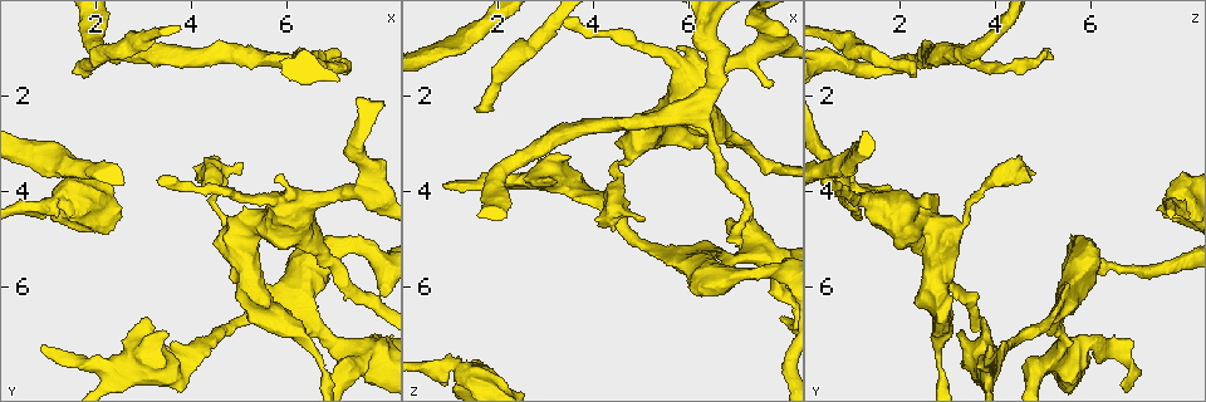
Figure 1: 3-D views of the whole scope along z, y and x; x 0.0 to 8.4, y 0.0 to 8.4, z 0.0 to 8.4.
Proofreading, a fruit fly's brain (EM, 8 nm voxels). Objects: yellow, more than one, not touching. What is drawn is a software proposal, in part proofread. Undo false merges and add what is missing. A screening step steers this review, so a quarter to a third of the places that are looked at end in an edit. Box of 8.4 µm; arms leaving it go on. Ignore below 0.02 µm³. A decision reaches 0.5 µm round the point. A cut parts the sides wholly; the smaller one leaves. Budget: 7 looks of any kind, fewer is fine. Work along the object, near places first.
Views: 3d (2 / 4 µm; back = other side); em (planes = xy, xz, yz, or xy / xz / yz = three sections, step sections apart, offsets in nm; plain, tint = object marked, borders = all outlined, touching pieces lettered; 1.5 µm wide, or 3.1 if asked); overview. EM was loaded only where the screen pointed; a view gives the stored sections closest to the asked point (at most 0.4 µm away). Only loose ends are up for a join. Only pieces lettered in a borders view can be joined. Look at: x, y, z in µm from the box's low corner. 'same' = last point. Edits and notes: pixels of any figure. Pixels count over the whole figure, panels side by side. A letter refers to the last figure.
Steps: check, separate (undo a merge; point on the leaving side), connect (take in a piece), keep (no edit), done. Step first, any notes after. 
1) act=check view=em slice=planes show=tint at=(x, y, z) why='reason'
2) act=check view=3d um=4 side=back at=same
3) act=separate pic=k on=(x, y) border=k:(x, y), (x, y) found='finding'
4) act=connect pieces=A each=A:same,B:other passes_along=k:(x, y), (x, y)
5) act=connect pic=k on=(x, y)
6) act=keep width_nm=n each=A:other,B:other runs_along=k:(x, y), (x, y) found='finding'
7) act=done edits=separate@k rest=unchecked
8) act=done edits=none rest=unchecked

act=check view=em slice=planes show=borders at=(5.05, 3.40, 4.50) why='free end'

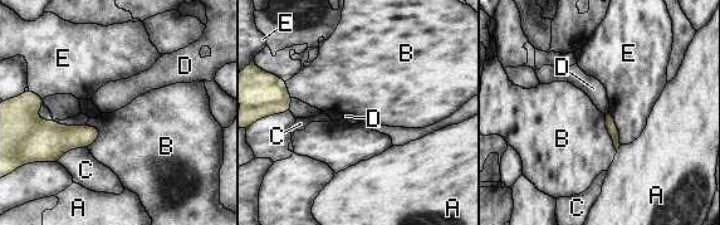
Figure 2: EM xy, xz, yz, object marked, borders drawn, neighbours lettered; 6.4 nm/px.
act=keep longest_contact=B:260nm each=A:other,B:other,C:other,D:other,E:other found='no lettered piece goes on from it'

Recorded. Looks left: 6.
act=check view=em slice=planes show=borders at=(1.55, 1.50, 2.20) why='branch stops here'

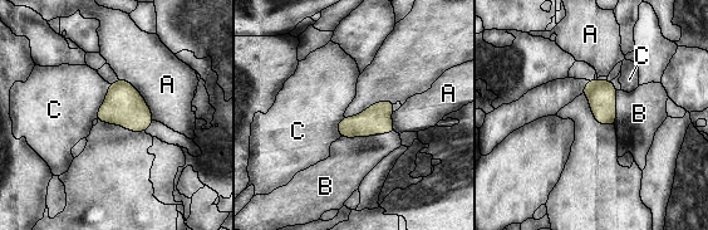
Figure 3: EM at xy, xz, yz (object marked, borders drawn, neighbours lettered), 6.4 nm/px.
act=connect pieces=B each=A:other,B:same,C:other passes_along=3:(377, 120), (368, 136), (350, 160) found='it goes on there'

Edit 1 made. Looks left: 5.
act=check view=3d um=4 at=(3.55, 6.95, 3.30) why='branch stops here'

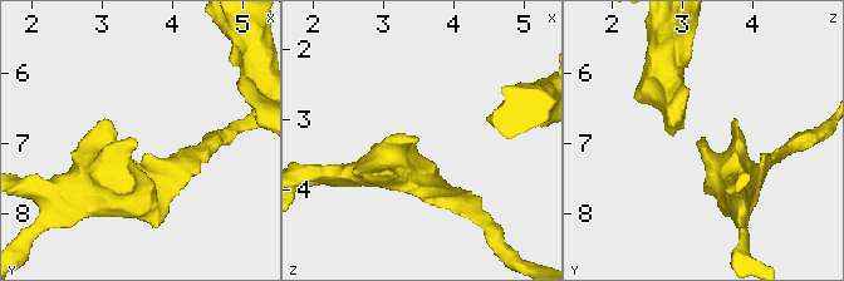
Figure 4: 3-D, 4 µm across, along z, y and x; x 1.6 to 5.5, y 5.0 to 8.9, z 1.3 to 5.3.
act=check view=em slice=xy step=4 show=borders at=(3.50, 6.95, 3.30)

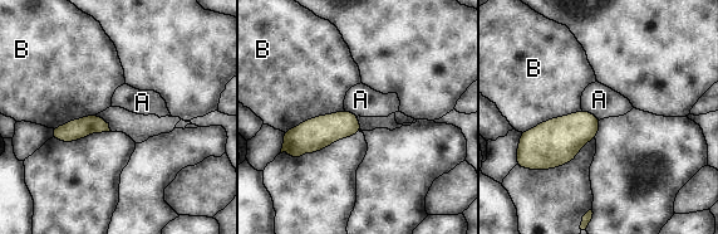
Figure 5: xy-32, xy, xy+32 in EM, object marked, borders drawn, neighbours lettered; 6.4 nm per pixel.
act=check view=em slice=planes show=borders at=same why='cut it another way'

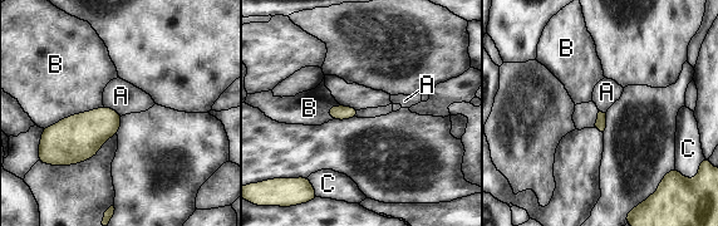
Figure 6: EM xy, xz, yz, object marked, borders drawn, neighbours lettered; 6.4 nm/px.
act=keep each=A:other,B:other,C:other border=6:(103, 104), (113, 108), (121, 116) found='none of them fits'

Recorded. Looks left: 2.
act=done edits=connect@3 rest=unchecked

